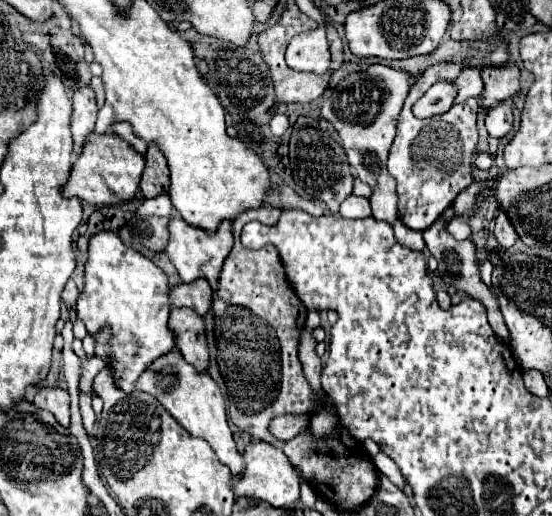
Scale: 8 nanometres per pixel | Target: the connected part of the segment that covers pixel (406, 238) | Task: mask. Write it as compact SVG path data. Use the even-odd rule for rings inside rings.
M395 222L393 224L393 230L395 230L395 238L397 238L397 242L401 246L415 251L422 251L425 248L426 244L422 231L411 230L411 228L407 228L401 222Z

